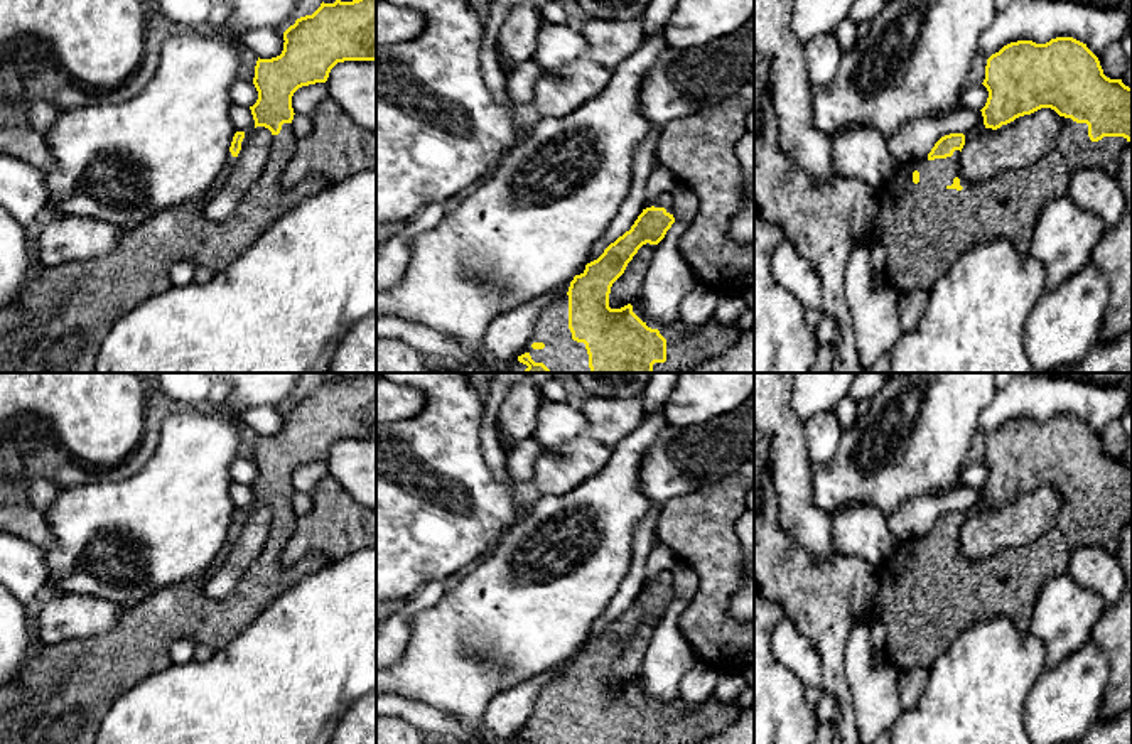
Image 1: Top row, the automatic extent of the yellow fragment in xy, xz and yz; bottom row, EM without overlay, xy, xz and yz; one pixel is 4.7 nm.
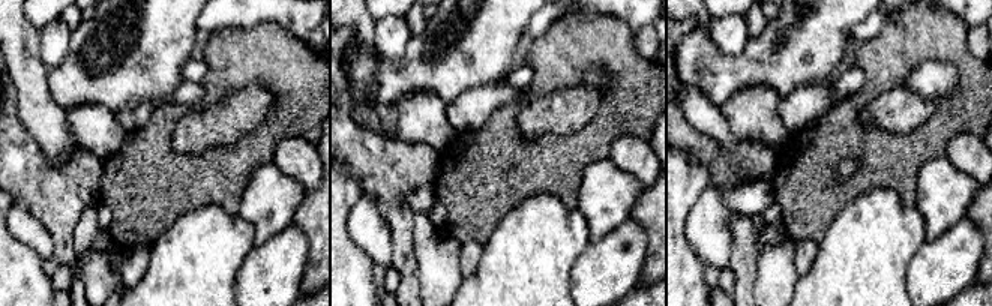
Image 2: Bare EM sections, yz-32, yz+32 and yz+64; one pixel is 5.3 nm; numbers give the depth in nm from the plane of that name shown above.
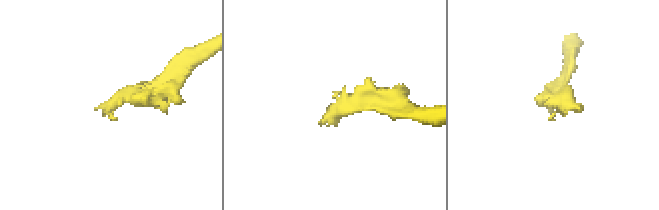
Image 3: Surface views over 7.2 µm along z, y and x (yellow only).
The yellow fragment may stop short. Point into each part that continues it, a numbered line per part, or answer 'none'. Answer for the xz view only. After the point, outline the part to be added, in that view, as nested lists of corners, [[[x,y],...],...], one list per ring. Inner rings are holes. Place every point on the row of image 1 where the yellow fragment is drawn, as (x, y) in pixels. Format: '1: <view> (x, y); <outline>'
1: xz (560, 355); [[[567,294],[538,314],[526,344],[509,361],[511,373],[523,373],[528,368],[518,361],[525,353],[552,373],[590,373],[585,344],[574,341],[569,329]]]

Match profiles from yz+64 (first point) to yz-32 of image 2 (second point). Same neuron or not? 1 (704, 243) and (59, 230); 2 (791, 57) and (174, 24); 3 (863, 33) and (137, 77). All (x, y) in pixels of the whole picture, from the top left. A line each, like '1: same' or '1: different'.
1: different
2: same
3: different

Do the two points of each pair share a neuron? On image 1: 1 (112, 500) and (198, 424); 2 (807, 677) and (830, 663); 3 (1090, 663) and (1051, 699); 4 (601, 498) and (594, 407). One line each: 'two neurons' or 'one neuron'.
1: one neuron
2: two neurons
3: one neuron
4: two neurons

